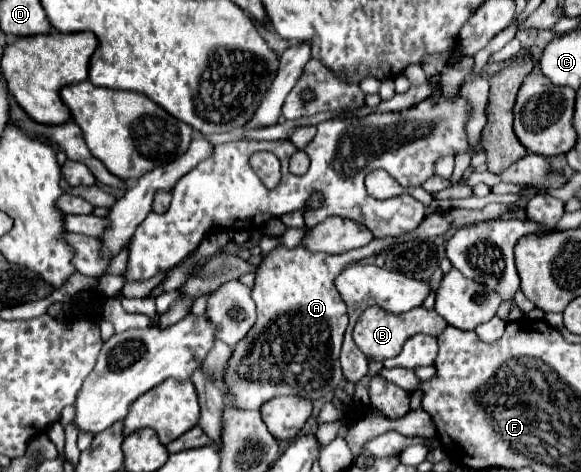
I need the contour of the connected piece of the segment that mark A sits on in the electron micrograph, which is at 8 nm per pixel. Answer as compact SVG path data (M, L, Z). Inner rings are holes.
M486 204L480 210L432 210L424 216L416 230L398 238L374 238L370 244L344 254L314 254L304 246L296 246L292 250L276 246L262 258L260 266L256 268L256 280L252 288L252 300L256 302L258 310L256 324L250 334L246 334L246 338L234 346L234 354L226 364L224 382L228 396L234 400L234 408L260 410L260 406L270 398L288 394L318 400L334 392L344 382L338 356L342 348L342 336L348 326L348 314L346 304L334 288L334 278L350 262L376 256L394 244L404 244L416 238L434 238L448 230L492 220L514 208L518 206Z

